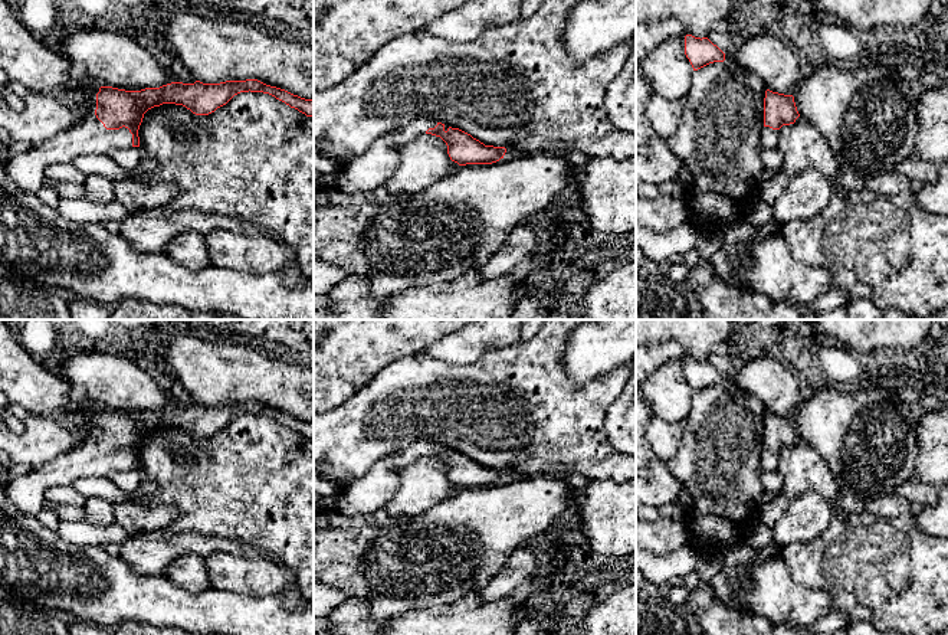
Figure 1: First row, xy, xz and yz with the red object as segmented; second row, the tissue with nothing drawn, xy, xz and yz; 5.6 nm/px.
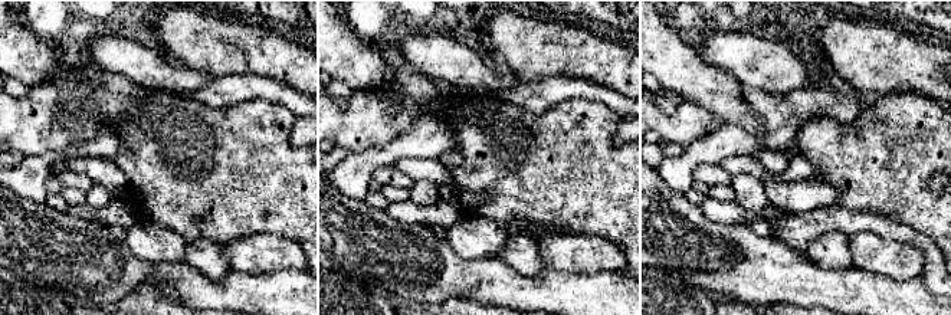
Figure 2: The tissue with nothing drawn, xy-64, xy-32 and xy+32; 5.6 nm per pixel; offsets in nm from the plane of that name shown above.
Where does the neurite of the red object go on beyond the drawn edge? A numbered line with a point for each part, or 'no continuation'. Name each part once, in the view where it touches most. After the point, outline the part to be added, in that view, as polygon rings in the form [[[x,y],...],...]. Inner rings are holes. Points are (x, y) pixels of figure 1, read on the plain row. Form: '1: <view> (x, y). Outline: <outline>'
1: xy (26, 493). Outline: [[[96,438],[58,456],[55,461],[12,479],[6,497],[24,515],[36,517],[45,507],[45,494],[55,485],[72,485],[79,477],[109,478],[114,472],[132,469],[128,451],[106,452]]]

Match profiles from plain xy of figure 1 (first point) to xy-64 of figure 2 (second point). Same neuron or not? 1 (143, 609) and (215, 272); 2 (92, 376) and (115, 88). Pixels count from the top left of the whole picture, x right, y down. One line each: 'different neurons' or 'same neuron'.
1: different neurons
2: different neurons

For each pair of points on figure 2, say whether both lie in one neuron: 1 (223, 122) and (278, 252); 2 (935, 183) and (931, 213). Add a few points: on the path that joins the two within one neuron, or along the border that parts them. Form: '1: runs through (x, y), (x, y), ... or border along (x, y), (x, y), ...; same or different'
1: border along (238, 238), (279, 233), (289, 238), (301, 250); different
2: border along (933, 173), (928, 186), (935, 194); different

